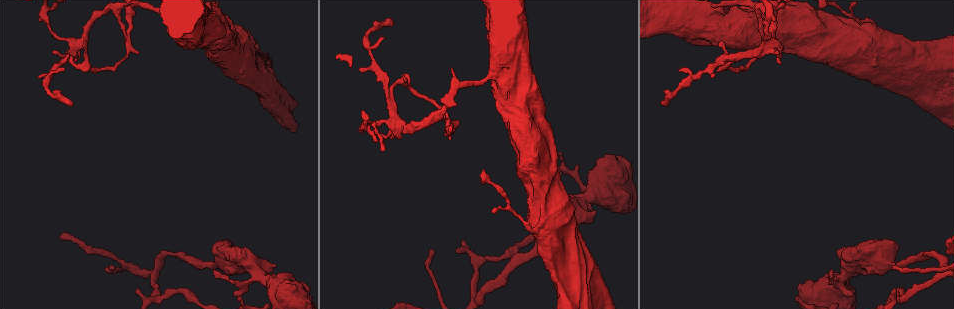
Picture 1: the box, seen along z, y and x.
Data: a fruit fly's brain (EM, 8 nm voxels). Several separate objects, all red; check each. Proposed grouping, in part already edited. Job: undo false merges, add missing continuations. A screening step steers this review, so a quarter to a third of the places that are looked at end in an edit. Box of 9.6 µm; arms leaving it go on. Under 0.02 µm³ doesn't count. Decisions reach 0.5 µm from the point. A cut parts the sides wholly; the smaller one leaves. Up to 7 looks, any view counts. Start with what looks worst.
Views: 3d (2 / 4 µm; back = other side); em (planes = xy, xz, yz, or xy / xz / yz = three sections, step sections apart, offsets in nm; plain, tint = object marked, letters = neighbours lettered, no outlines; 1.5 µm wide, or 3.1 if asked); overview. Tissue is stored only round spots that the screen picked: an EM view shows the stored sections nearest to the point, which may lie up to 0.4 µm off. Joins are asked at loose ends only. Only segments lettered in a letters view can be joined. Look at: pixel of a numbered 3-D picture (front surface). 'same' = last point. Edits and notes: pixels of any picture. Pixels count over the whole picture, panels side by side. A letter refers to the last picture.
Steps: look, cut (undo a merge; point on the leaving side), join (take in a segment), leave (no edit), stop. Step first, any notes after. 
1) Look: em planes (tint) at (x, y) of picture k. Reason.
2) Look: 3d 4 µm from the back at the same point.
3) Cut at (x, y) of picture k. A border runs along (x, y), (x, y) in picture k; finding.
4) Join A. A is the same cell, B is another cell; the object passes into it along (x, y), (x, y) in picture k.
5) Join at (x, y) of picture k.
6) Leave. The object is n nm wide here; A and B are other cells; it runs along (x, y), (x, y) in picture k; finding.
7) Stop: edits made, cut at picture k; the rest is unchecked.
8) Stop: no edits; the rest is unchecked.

Look: 3d 2 µm at (762, 37) of picture 1. Arms part here.

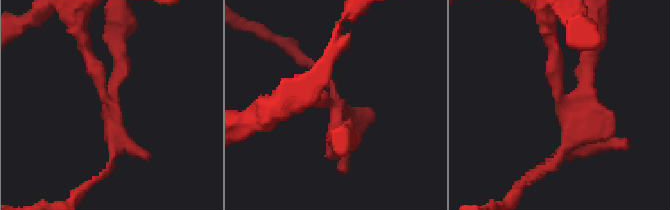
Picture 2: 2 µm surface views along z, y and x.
Look: em planes (letters) at (566, 101) of picture 2. Now the EM.

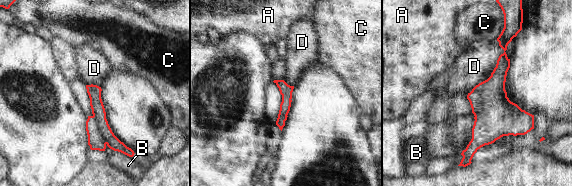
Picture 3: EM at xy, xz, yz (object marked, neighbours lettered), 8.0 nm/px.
Cut at (499, 117) of picture 3. A, B, C and D are other cells; a border runs along (471, 91), (482, 103), (475, 120) in picture 3; a second cell is stuck on.

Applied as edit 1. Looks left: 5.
Look: 3d 4 µm at (531, 229) of picture 1. Calibre changes.

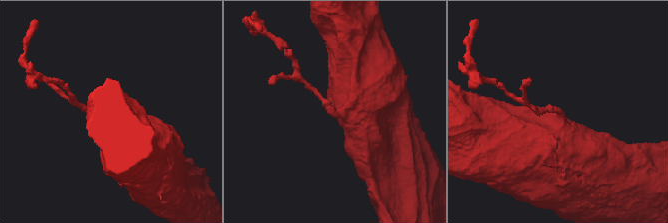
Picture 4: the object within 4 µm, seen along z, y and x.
Look: em planes (tint) at (555, 111) of picture 4.

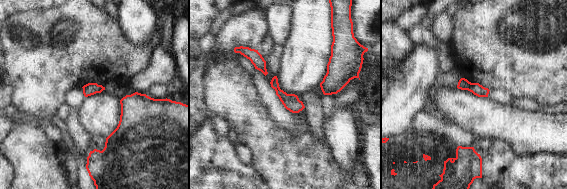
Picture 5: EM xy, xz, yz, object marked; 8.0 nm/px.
Look: em planes (letters) at the same point. See the neighbours.

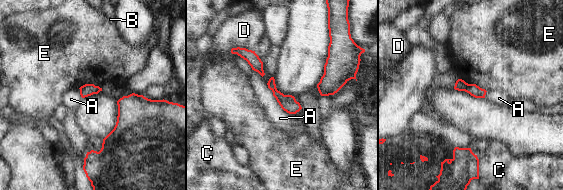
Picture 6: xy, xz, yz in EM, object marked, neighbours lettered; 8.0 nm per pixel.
Leave. The object is 90 nm wide here; A, B, C, D and E are other cells; a border runs along (266, 83), (278, 104), (290, 114) in picture 6; one cell here.

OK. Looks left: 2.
Look: 3d 2 µm at (432, 250) of picture 1. Tapers out.

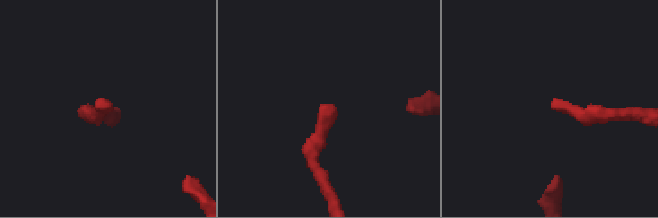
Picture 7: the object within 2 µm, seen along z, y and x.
Look: em xy step 4 (letters) at (108, 110) of picture 7. Need the tissue.

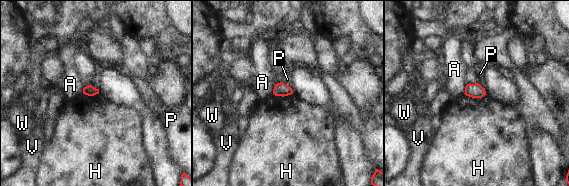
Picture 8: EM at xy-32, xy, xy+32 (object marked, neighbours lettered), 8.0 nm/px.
Leave. A, H, P, V and W are other cells; a border runs along (464, 93), (472, 97), (486, 95) in picture 8; no lettered segment goes on from it.

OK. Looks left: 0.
Stop: edits made, cut at picture 3; the rest is unchecked.

